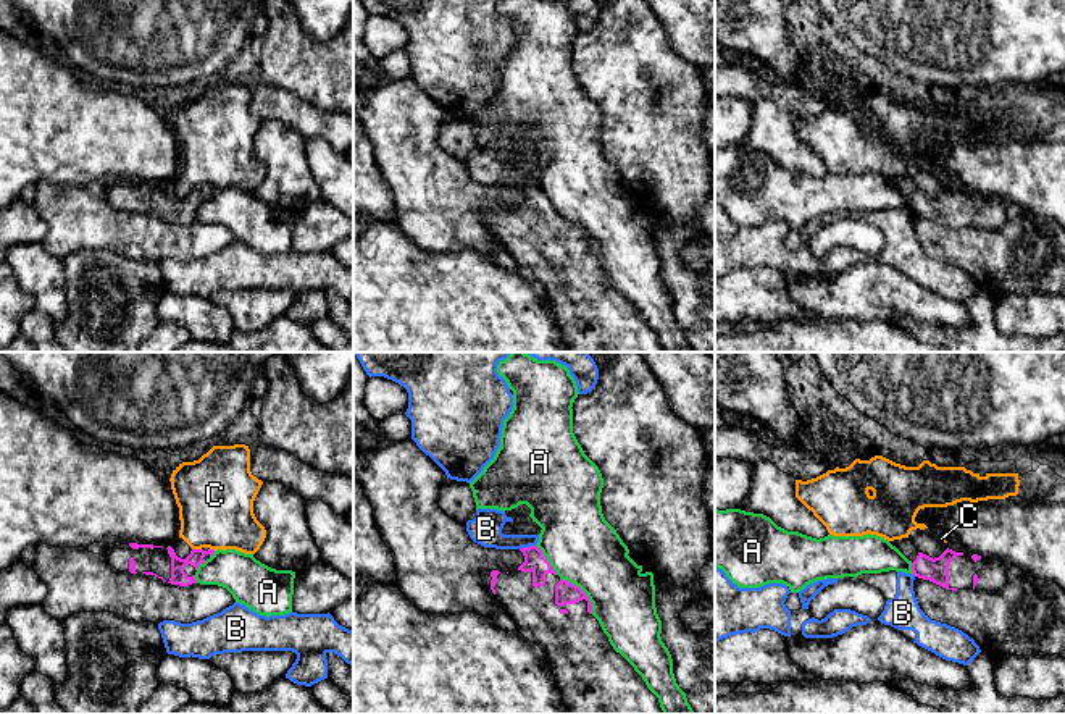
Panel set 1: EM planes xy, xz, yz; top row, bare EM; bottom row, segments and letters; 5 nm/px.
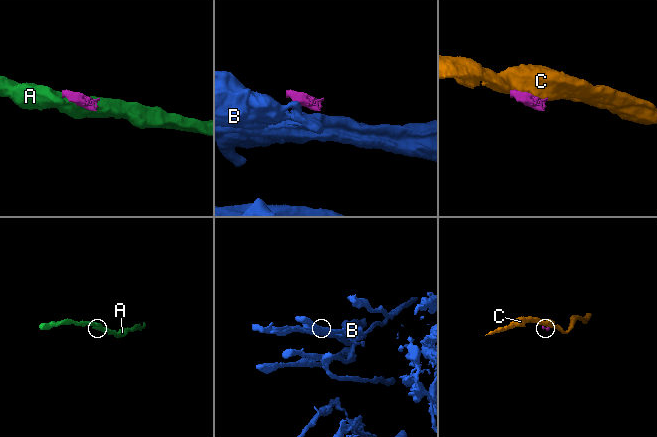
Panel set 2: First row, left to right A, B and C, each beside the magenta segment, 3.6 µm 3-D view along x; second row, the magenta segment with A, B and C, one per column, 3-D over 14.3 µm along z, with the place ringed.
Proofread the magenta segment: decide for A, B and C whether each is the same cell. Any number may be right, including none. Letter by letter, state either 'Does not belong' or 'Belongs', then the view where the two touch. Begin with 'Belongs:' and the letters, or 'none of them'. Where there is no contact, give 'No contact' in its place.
Belongs: none of them
A: Does not belong. Touches magenta in xz
B: Does not belong. Touches magenta in xz
C: Does not belong. Touches magenta in xy

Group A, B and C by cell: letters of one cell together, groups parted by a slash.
A / B / C

